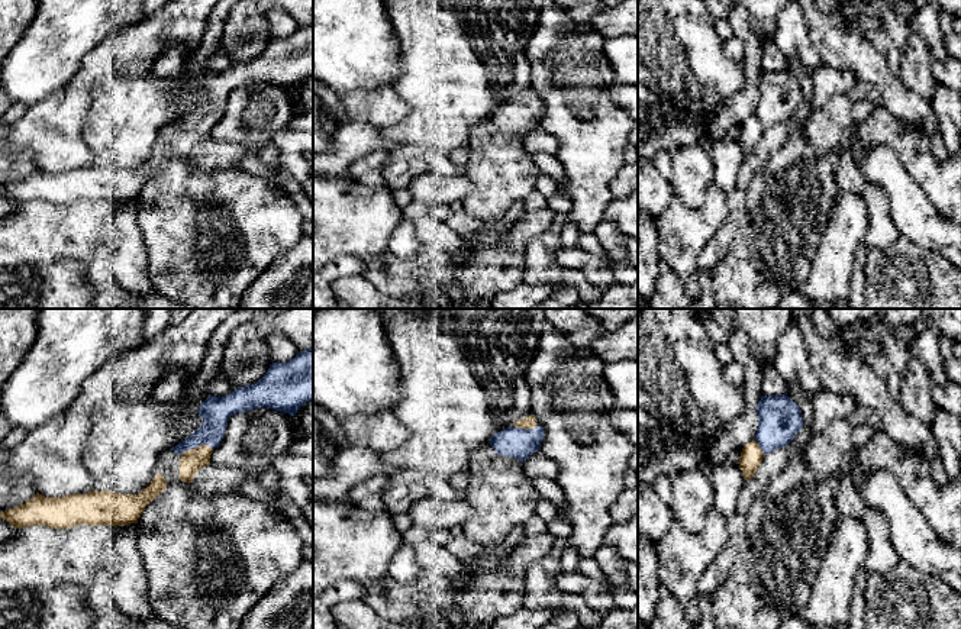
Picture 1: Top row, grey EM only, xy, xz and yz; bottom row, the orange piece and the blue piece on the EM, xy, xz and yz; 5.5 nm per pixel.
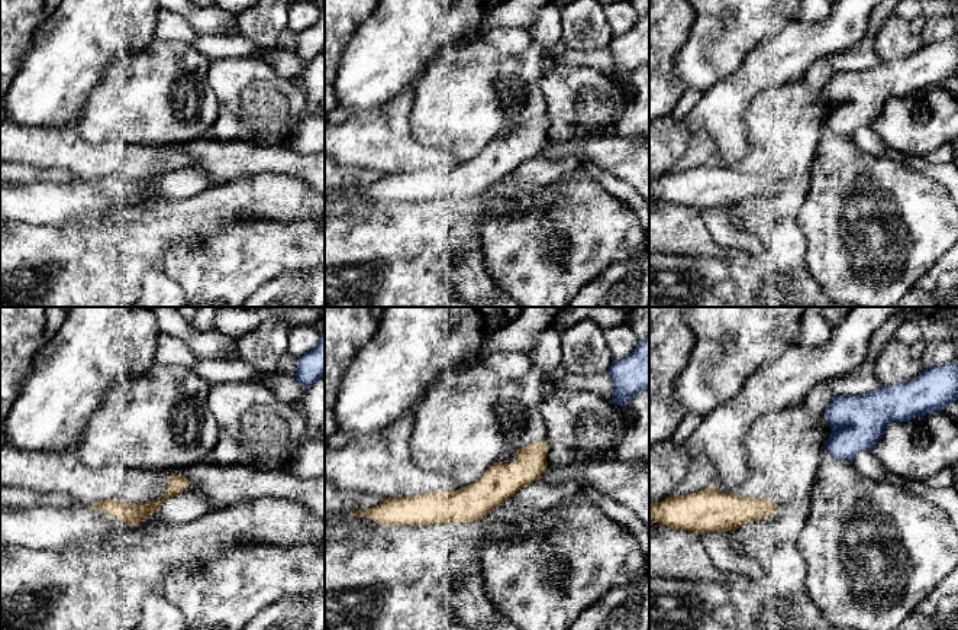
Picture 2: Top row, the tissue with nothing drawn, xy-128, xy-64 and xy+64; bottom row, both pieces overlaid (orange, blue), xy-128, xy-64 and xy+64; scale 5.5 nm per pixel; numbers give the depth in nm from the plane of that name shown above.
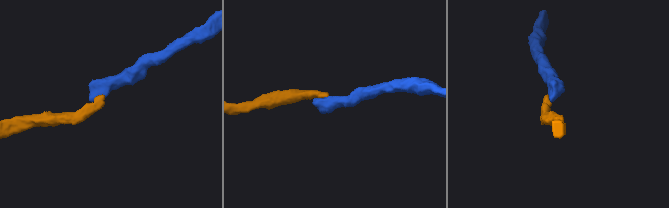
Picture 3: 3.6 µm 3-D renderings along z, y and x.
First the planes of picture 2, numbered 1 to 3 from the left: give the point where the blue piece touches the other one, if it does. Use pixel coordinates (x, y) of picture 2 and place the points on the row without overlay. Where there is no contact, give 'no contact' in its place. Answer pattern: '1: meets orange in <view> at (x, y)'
1: no contact
2: no contact
3: no contact

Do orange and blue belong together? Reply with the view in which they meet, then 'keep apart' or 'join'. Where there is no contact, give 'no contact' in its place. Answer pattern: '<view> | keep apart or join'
xy | join

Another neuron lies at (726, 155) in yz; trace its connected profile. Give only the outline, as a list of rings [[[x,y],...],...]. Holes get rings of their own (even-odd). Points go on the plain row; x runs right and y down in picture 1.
[[[726,138],[712,145],[707,151],[715,168],[713,183],[726,193],[735,190],[741,165],[746,158],[739,141]]]

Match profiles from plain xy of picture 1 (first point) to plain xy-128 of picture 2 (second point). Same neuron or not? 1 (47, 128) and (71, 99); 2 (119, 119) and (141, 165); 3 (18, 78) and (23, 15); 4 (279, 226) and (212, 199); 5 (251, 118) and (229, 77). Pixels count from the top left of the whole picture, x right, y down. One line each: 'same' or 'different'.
1: different
2: different
3: different
4: different
5: same

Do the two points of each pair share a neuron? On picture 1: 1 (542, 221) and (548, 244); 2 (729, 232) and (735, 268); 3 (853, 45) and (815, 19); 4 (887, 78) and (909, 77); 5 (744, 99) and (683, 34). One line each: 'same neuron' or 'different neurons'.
1: different neurons
2: different neurons
3: same neuron
4: different neurons
5: different neurons

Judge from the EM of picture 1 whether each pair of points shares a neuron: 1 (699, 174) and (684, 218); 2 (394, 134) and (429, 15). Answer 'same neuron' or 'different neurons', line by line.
1: different neurons
2: same neuron

